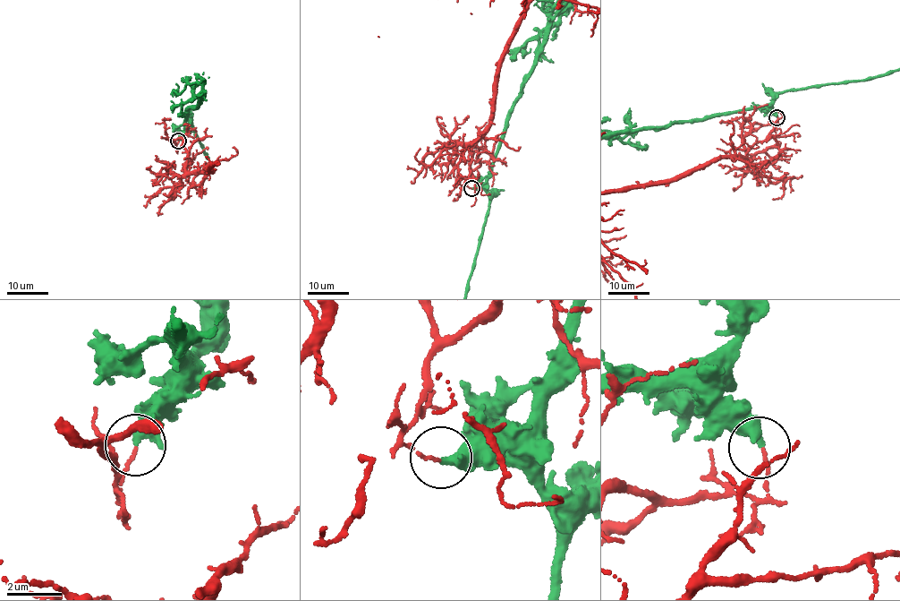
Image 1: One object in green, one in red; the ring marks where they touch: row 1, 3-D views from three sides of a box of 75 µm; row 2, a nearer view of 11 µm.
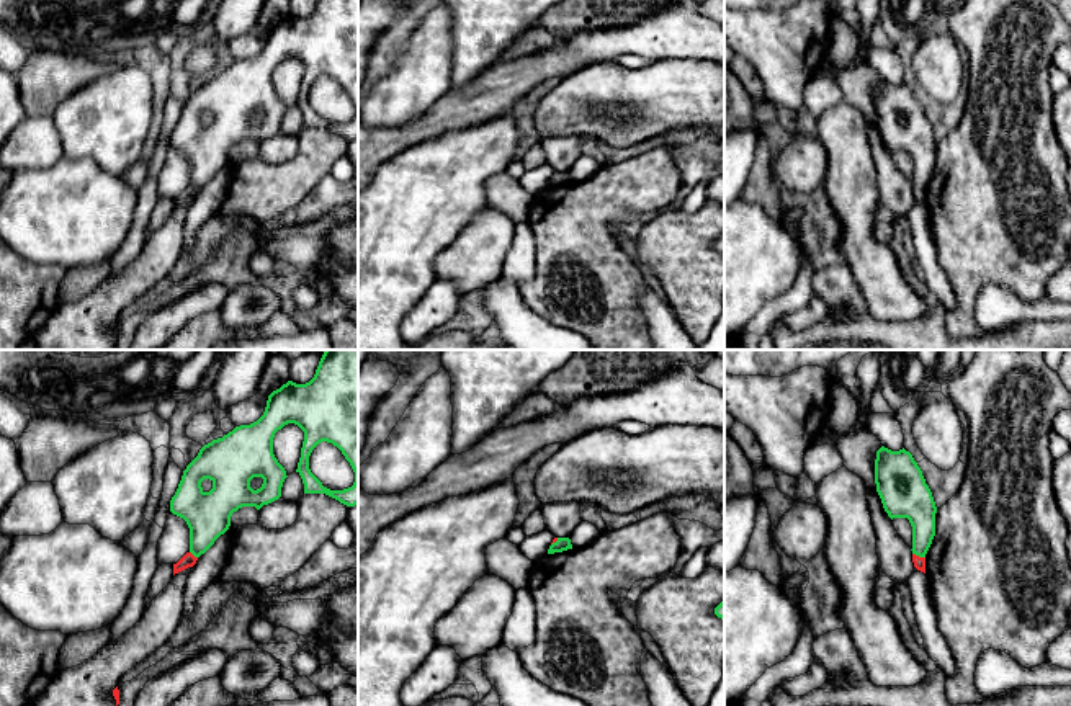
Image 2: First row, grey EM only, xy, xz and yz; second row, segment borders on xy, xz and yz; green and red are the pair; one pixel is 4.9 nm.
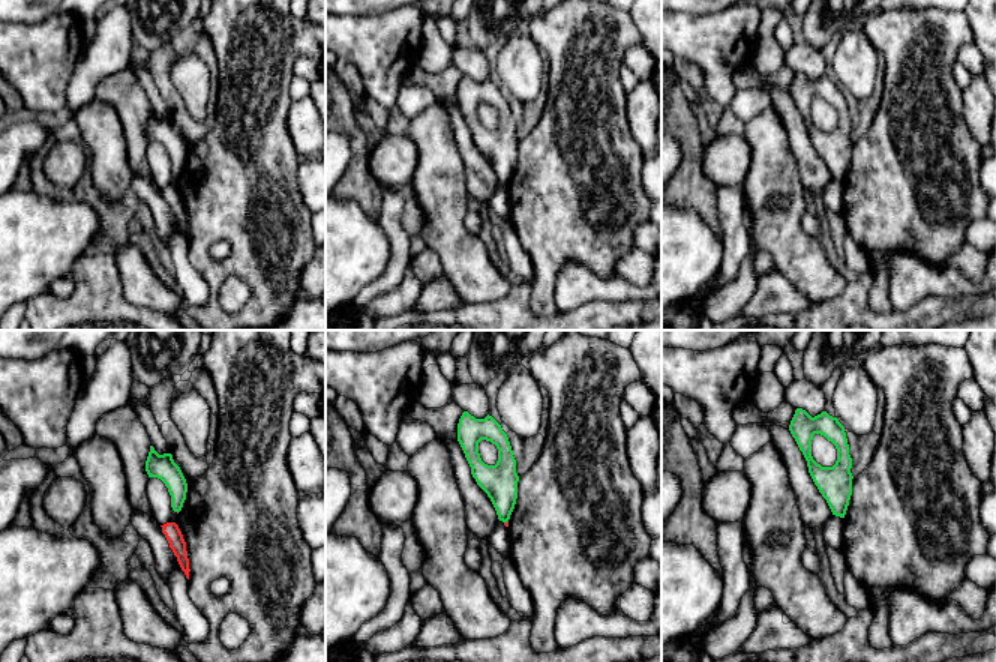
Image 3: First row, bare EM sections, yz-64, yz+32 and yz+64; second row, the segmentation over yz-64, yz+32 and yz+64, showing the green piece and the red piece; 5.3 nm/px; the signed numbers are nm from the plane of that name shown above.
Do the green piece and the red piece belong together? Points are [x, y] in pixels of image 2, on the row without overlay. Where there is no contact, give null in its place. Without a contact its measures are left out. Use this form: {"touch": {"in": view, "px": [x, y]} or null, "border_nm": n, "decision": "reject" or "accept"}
{"touch": {"in": "yz", "px": [919, 190]}, "border_nm": 70, "decision": "reject"}

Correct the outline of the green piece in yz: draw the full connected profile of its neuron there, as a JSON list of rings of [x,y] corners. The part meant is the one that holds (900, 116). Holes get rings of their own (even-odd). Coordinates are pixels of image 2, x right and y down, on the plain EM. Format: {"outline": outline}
{"outline": [[[881,80],[876,85],[875,93],[875,118],[876,126],[881,132],[883,142],[888,150],[907,152],[912,160],[912,188],[925,191],[932,173],[935,170],[935,147],[937,141],[929,119],[922,109],[921,101],[914,95],[912,88],[904,82],[899,85],[891,85]]]}

